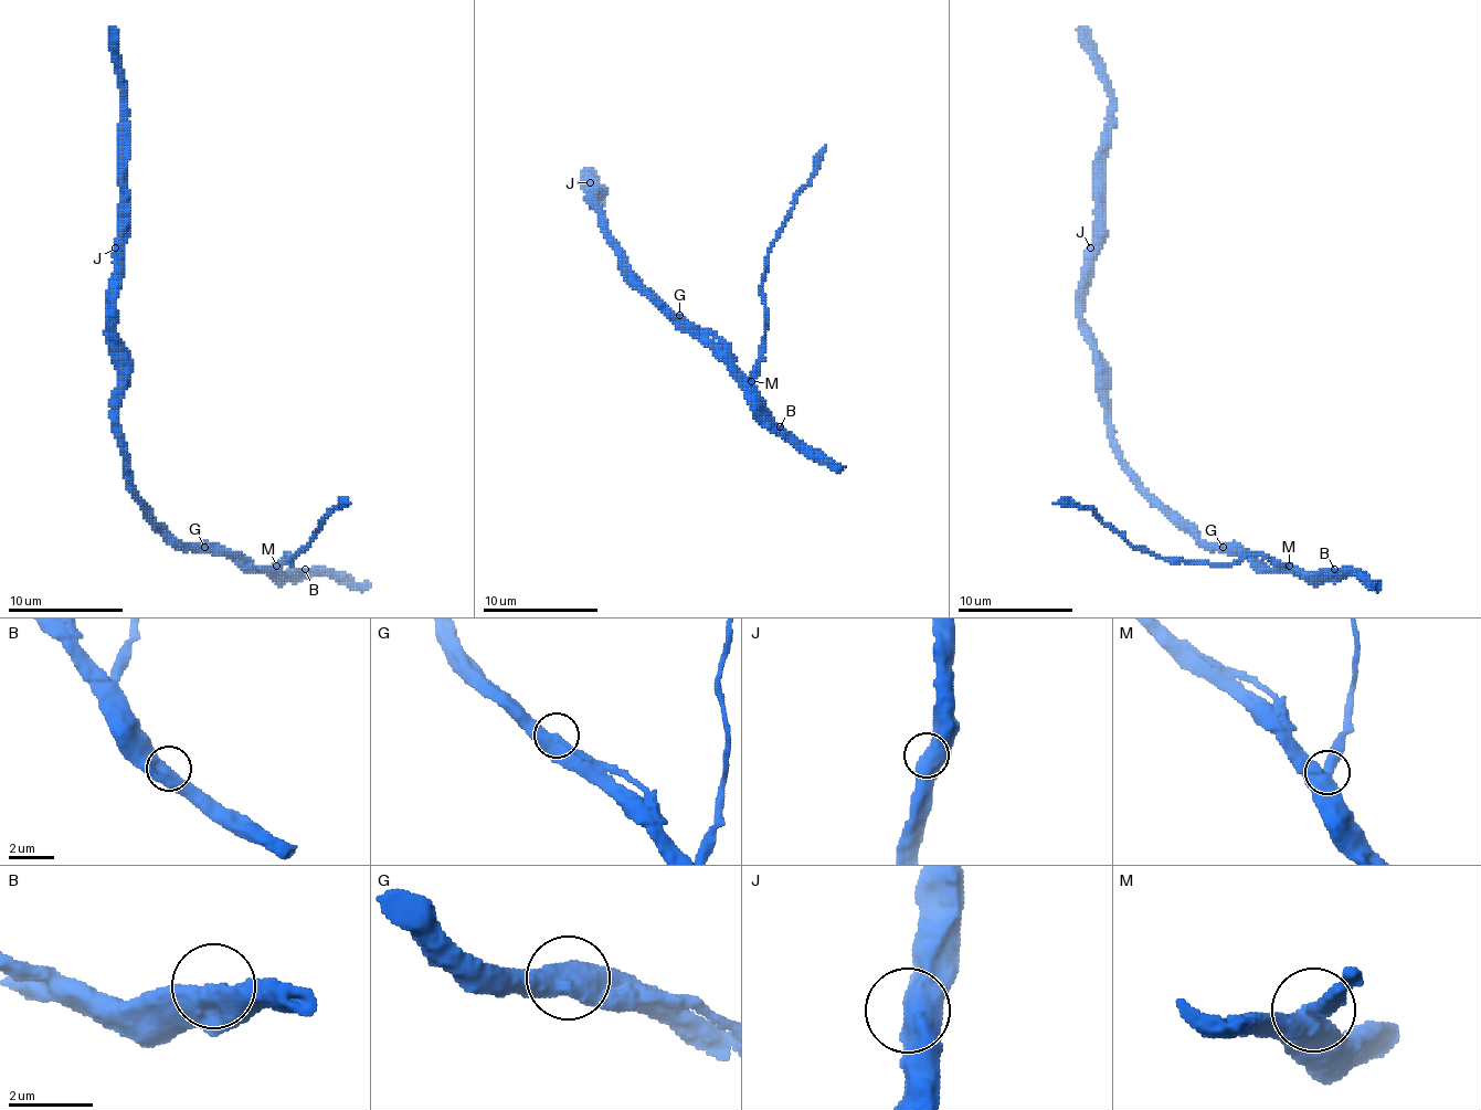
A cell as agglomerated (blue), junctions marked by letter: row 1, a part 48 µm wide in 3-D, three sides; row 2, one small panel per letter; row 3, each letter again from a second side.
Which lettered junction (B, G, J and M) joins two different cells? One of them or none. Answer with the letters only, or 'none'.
M

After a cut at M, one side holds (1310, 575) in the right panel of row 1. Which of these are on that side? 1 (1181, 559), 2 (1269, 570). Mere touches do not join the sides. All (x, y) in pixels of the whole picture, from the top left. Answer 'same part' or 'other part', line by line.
1: other part
2: same part

